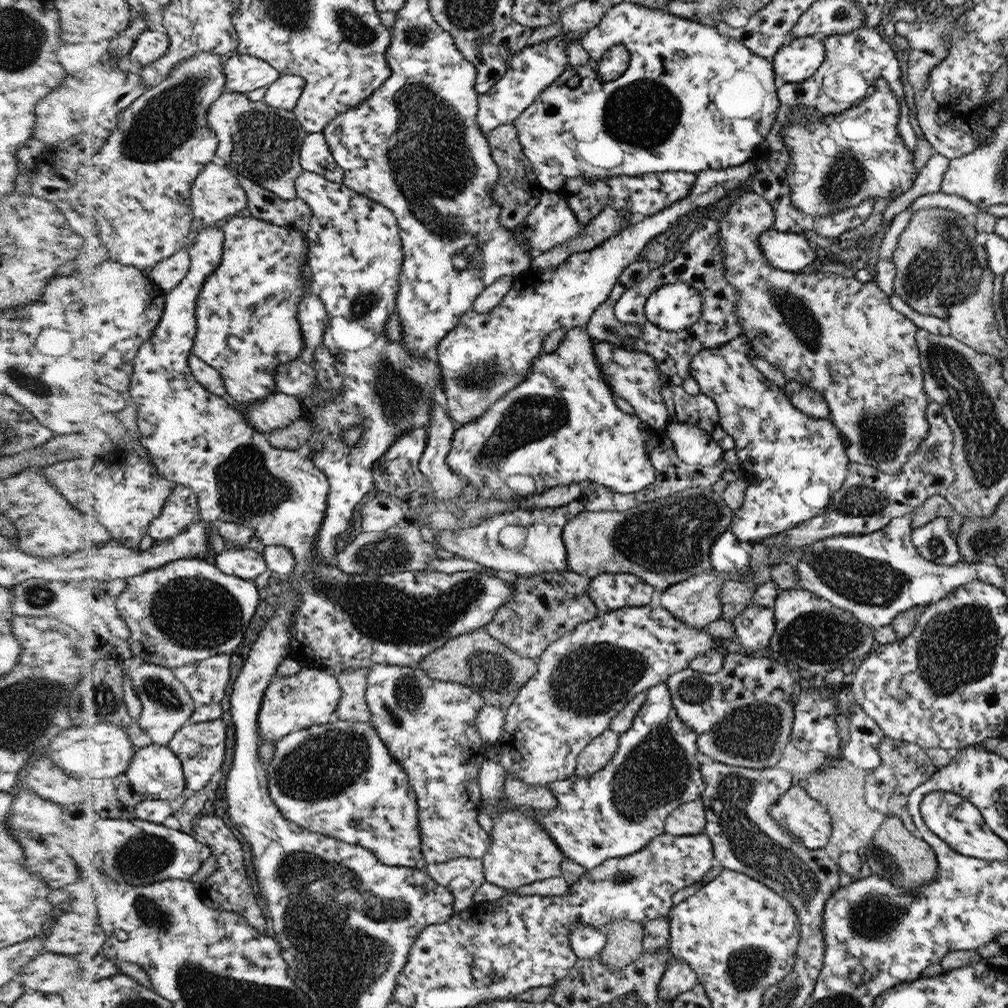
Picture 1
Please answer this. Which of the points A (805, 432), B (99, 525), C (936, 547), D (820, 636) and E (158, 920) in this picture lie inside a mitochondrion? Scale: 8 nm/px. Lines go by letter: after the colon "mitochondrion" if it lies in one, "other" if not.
A: other
B: other
C: mitochondrion
D: mitochondrion
E: mitochondrion

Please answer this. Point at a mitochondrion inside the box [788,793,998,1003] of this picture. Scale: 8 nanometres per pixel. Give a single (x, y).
(876, 917)

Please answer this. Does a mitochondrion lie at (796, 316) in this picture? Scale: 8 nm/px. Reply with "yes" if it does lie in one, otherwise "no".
yes

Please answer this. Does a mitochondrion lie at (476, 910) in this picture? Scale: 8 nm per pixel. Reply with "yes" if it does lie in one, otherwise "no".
no

